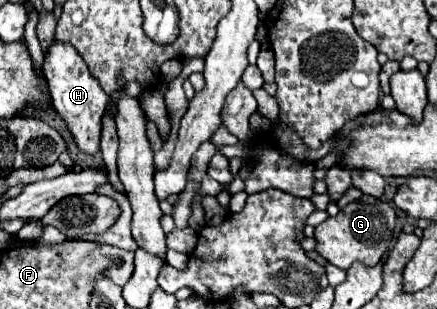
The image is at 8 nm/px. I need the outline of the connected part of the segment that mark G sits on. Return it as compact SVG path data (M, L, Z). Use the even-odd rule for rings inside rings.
M361 196L359 200L347 204L339 210L335 218L327 218L323 224L315 228L315 252L323 256L329 264L349 270L353 262L361 262L365 266L375 266L383 260L389 244L393 240L395 230L395 210L373 196Z

